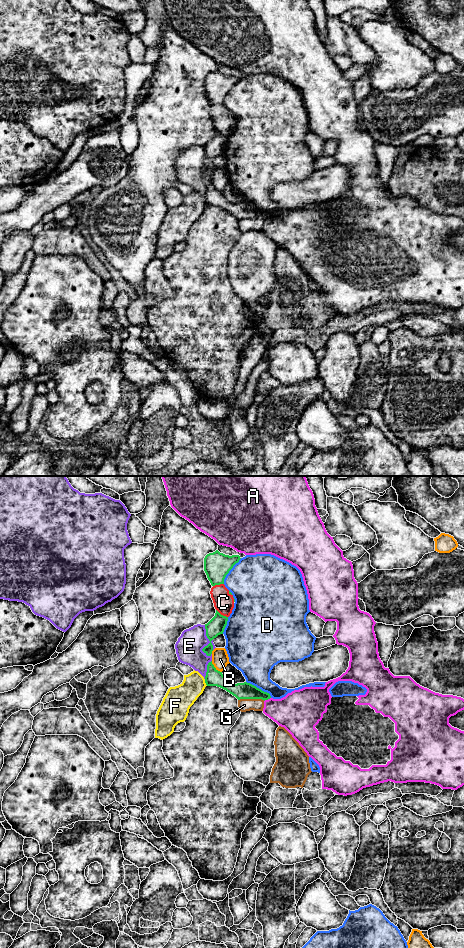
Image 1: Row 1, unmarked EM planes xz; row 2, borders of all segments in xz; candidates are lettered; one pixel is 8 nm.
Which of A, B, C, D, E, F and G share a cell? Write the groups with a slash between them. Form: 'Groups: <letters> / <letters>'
Groups: A / B / C / D / E / F / G

